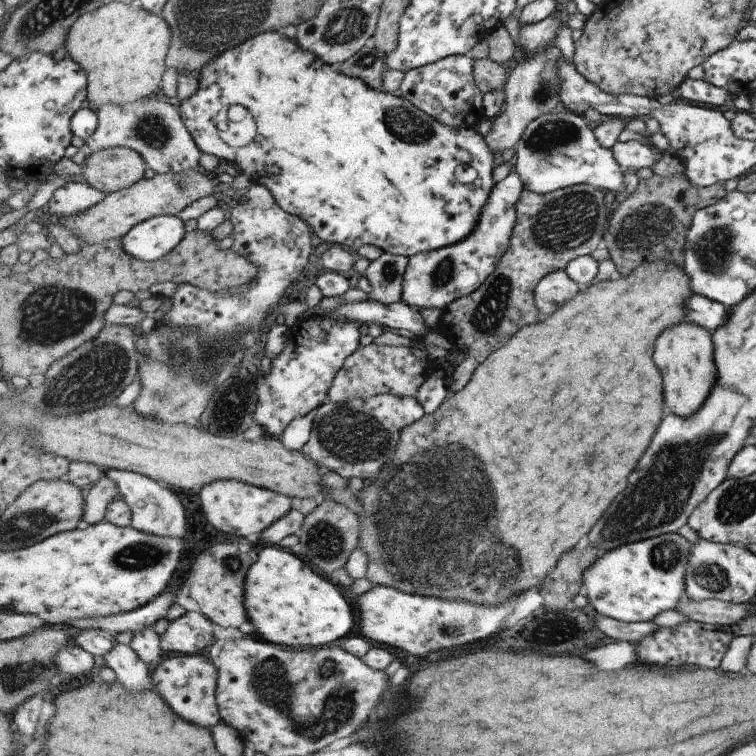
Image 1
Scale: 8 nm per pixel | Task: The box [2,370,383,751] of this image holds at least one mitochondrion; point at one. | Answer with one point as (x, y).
(274, 685)

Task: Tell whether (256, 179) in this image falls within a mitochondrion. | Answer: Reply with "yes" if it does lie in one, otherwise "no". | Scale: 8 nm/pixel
no

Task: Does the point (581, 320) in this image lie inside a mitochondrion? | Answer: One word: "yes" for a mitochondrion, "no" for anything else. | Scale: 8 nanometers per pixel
no

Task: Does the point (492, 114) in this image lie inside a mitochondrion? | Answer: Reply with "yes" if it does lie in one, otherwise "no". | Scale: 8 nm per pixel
no

